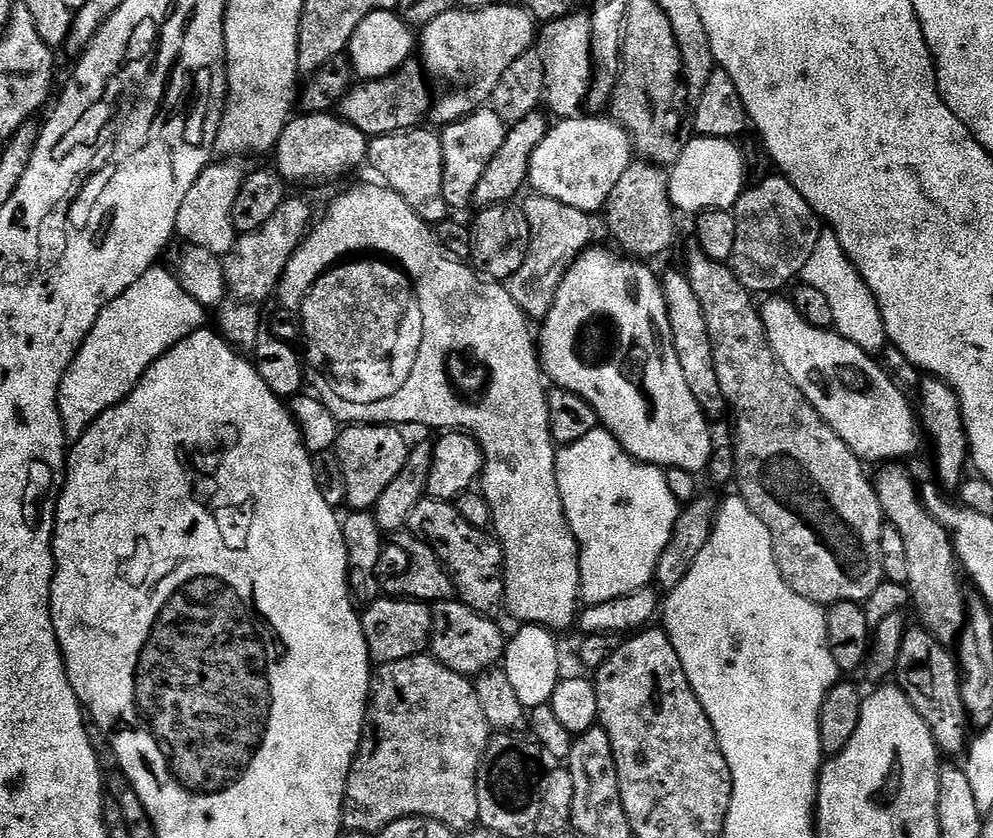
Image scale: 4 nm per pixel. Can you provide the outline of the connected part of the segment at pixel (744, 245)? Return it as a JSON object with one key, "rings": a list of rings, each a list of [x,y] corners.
{"rings":[[[782,174],[768,176],[761,184],[745,187],[738,198],[734,215],[734,254],[730,261],[732,273],[747,292],[776,294],[792,279],[803,273],[810,254],[822,231],[821,217],[808,205],[806,198]]]}

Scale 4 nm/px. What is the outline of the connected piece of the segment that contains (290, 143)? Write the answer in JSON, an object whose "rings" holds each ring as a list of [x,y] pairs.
{"rings":[[[303,113],[289,119],[274,149],[276,171],[287,183],[328,182],[367,161],[367,136],[348,121],[331,113]]]}

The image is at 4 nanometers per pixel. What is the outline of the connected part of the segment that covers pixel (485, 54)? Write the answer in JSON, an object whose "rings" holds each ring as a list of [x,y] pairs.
{"rings":[[[493,2],[489,8],[475,10],[457,6],[451,12],[438,14],[438,18],[423,25],[418,36],[418,56],[424,59],[423,71],[434,85],[431,119],[436,119],[440,126],[447,126],[462,119],[463,116],[469,116],[477,108],[487,105],[491,101],[494,86],[498,86],[498,78],[506,74],[506,66],[510,66],[510,62],[514,62],[514,58],[518,58],[523,52],[529,51],[537,36],[537,21],[532,19],[527,8],[523,6],[515,8],[512,4],[500,4],[500,2]]]}

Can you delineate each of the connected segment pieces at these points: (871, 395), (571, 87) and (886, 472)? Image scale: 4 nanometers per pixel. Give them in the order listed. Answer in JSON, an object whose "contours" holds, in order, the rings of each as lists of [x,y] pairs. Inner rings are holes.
{"contours":[[[[776,294],[759,309],[760,317],[766,330],[766,338],[778,358],[778,362],[786,370],[786,374],[798,386],[798,390],[814,406],[817,414],[826,421],[850,446],[850,450],[861,462],[868,460],[884,460],[880,462],[900,462],[903,456],[908,456],[922,441],[922,428],[918,423],[918,412],[908,401],[908,396],[875,364],[869,353],[863,352],[849,340],[835,338],[828,340],[828,336],[820,328],[815,328],[808,320],[800,317],[800,312],[788,300],[783,300],[783,295]]],[[[573,14],[561,20],[550,20],[543,25],[538,36],[538,51],[544,63],[544,99],[547,111],[556,118],[581,115],[588,99],[588,86],[592,80],[592,21],[587,15]]],[[[884,466],[874,476],[878,502],[884,511],[884,519],[891,527],[902,534],[906,542],[906,554],[910,561],[910,600],[916,603],[919,623],[928,629],[941,644],[948,646],[959,637],[960,629],[966,619],[966,599],[960,593],[961,569],[958,567],[956,551],[952,538],[928,512],[920,497],[918,484],[911,480],[900,466]]]]}

